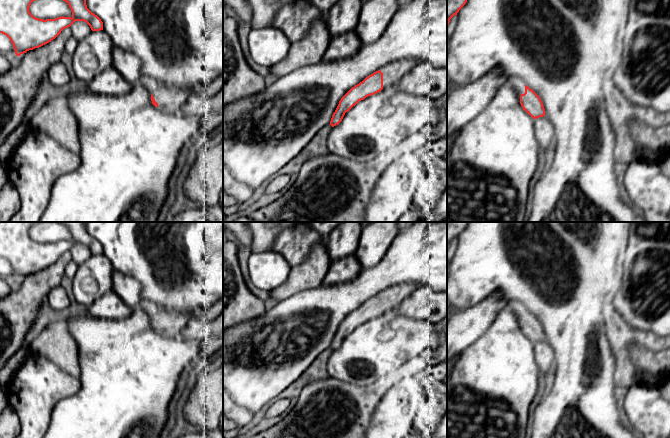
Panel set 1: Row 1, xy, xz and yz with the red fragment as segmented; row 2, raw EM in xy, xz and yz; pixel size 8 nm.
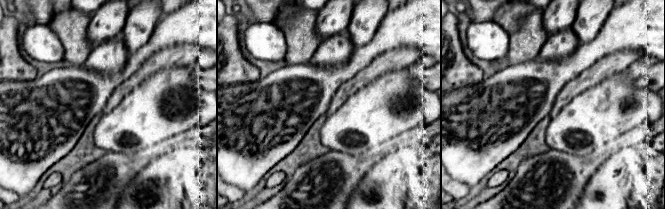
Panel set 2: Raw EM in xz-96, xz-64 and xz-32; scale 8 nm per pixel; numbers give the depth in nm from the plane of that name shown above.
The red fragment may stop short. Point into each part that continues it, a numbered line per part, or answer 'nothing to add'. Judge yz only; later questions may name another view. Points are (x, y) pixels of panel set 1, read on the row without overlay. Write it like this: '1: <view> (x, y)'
1: yz (518, 308)

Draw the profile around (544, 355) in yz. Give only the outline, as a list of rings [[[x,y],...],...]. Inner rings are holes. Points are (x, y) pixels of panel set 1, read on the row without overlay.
[[[543,340],[534,343],[535,360],[543,375],[554,369],[554,352],[549,342]]]

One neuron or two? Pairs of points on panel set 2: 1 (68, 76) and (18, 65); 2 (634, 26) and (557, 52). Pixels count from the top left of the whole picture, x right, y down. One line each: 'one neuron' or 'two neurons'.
1: two neurons
2: two neurons

